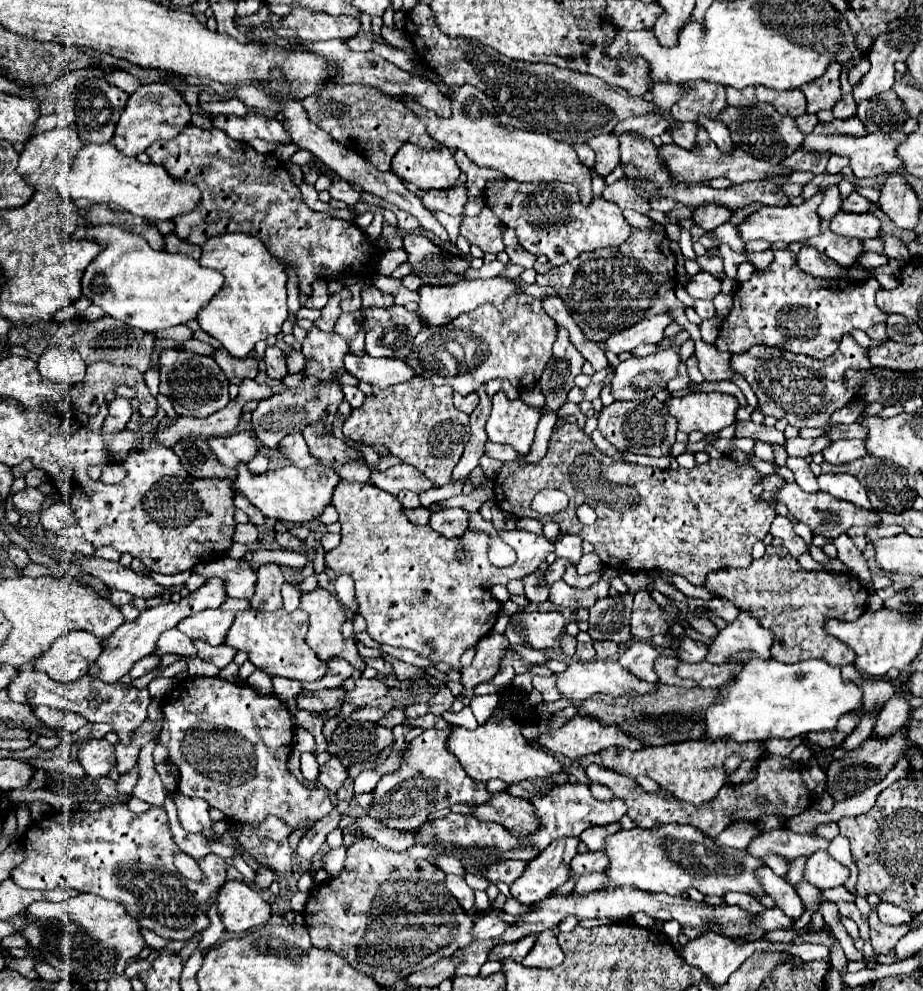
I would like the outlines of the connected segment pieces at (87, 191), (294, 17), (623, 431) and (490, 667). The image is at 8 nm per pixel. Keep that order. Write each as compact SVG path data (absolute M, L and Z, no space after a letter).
M110 142L84 146L66 174L66 188L60 192L72 200L86 198L100 204L112 202L122 210L148 220L172 220L180 214L192 212L200 204L200 190L194 184L168 176L158 164L142 164L136 158L124 156Z
M294 6L292 12L282 18L280 26L296 32L300 40L350 40L360 32L360 20L352 16L326 16L322 12L312 12L300 6Z
M656 398L644 400L644 402L612 402L610 406L604 406L598 416L598 430L604 434L604 438L620 452L630 450L634 454L646 454L646 456L668 456L672 444L676 442L676 418L664 408L662 402Z
M490 632L476 644L478 652L468 668L460 670L460 684L464 686L462 696L474 698L474 688L482 682L488 682L496 676L500 668L500 660L504 658L504 652L508 650L508 638L504 634Z

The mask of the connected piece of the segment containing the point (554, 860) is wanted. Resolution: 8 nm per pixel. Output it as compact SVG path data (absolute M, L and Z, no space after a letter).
M578 838L554 840L526 866L524 874L510 886L510 894L520 904L534 904L560 888L568 880L568 864L576 856L578 842Z

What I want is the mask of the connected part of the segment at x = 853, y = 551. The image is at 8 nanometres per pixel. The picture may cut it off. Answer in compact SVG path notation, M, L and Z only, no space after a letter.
M842 534L834 540L834 546L838 548L838 558L848 566L848 570L852 574L856 574L864 584L870 582L870 568L868 568L868 562L866 558L862 556L862 552L854 546L854 542Z

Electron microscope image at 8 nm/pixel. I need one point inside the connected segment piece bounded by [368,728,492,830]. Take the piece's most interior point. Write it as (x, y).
(430, 778)

